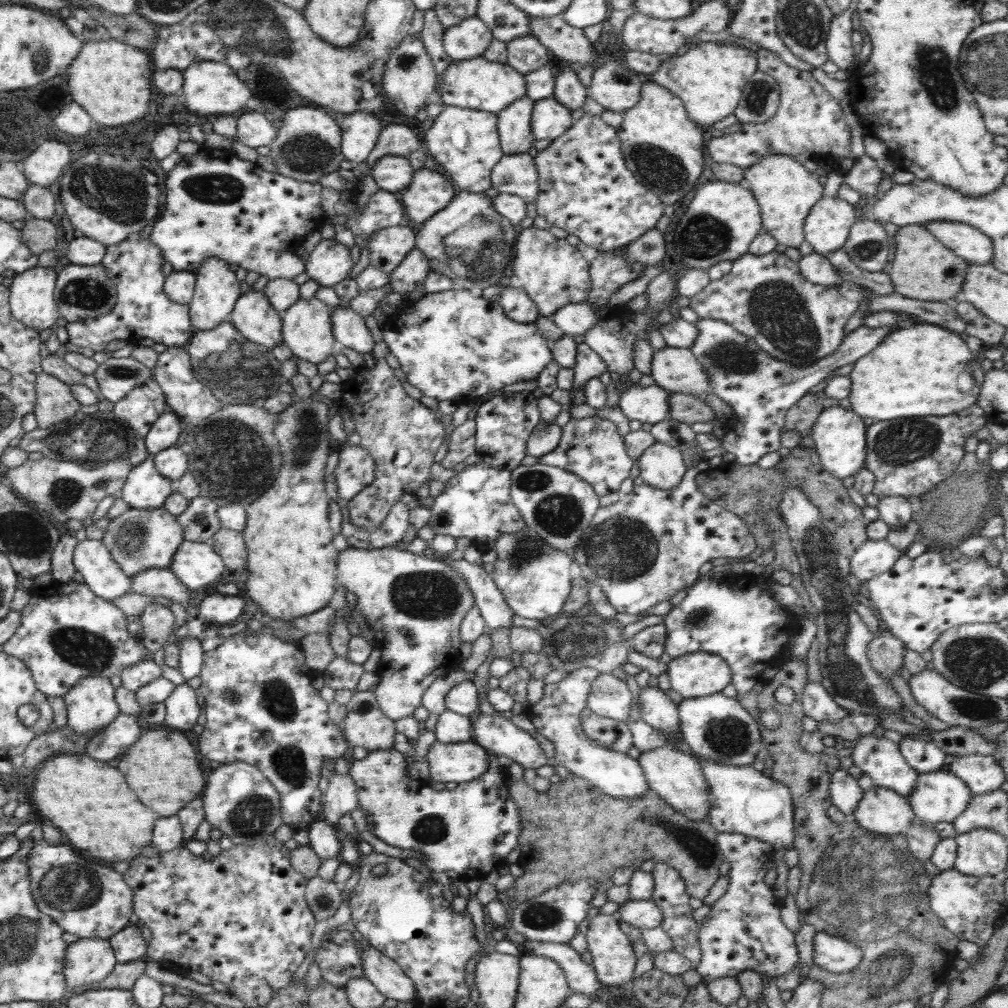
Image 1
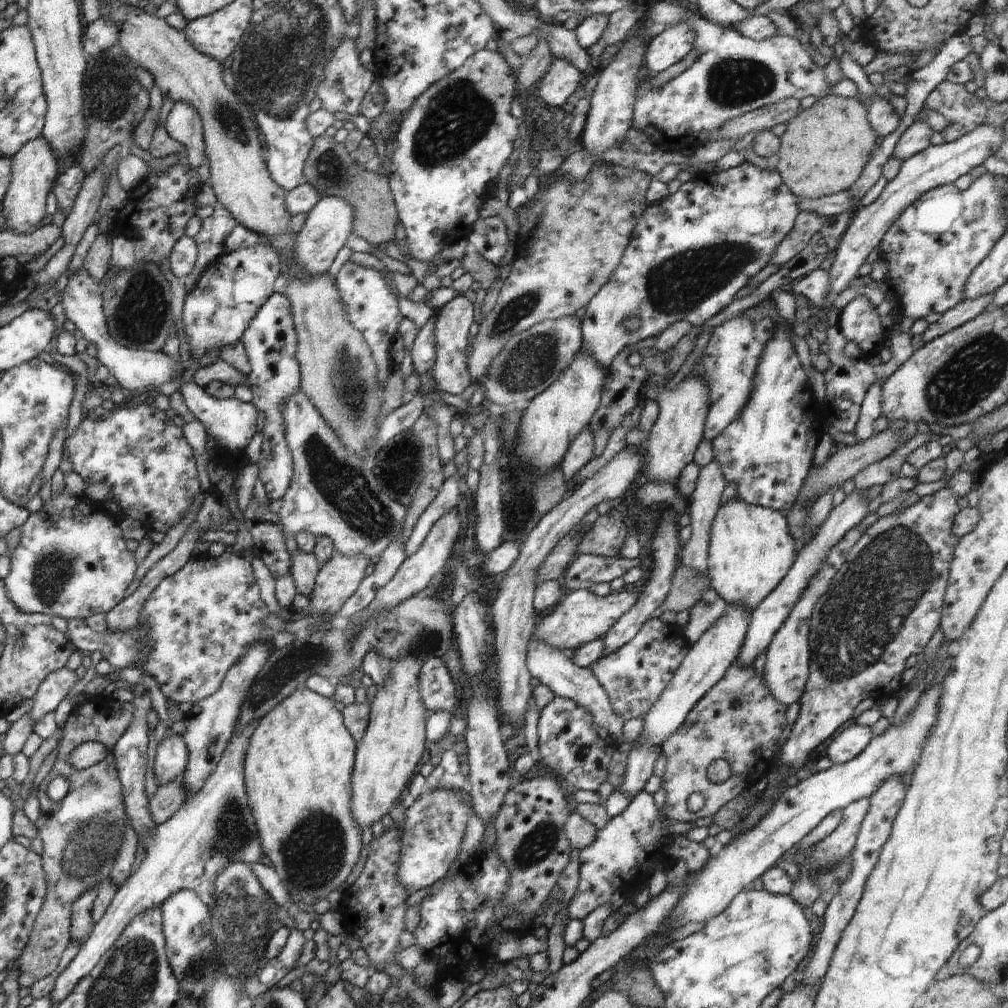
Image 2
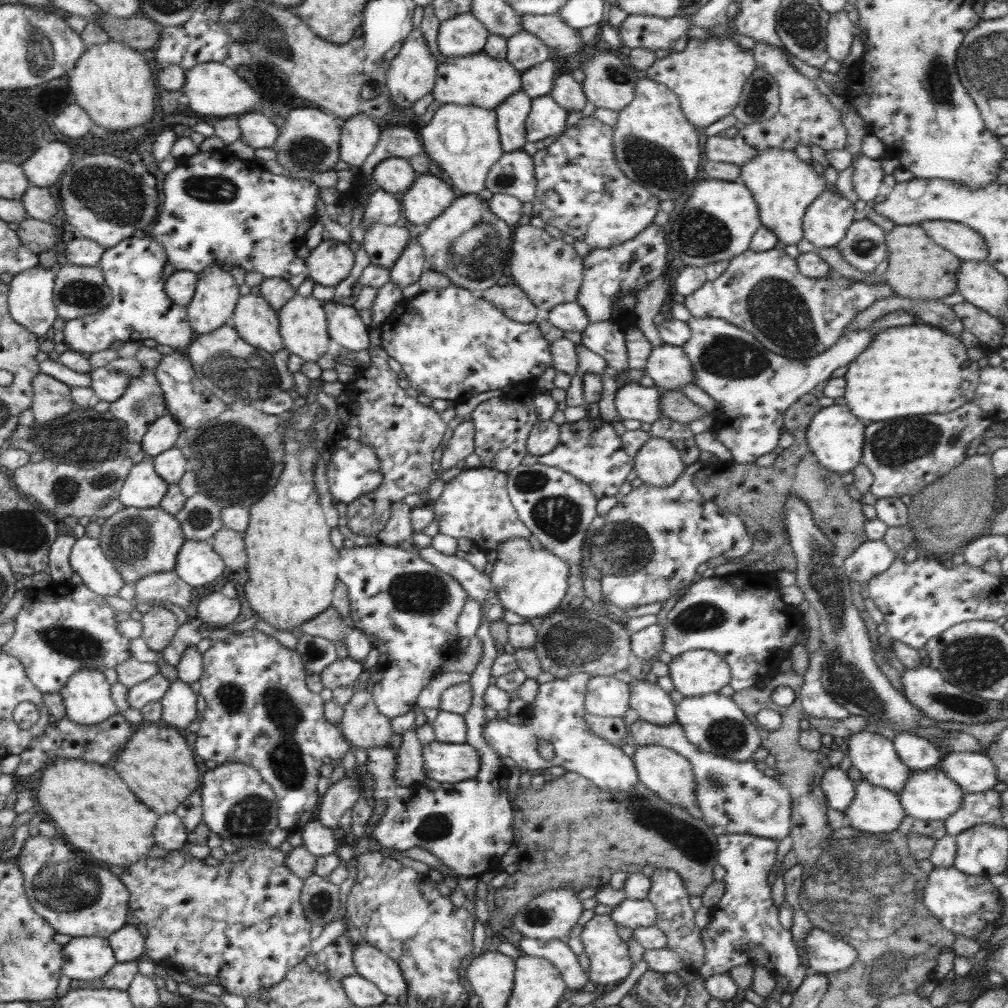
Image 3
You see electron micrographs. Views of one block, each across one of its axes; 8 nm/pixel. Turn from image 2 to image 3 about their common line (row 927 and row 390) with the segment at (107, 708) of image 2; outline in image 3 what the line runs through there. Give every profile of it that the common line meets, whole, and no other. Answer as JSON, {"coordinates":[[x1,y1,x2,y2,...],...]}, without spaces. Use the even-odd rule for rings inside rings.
{"coordinates":[[38,373,33,378,32,388,34,396,30,410,33,412,35,422,58,424,62,416,73,412,71,386,56,380,49,374]]}

